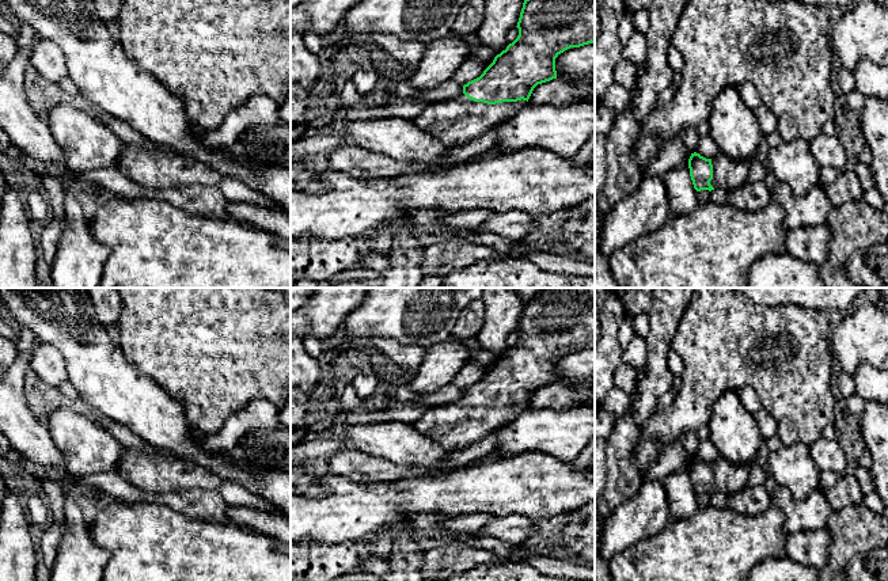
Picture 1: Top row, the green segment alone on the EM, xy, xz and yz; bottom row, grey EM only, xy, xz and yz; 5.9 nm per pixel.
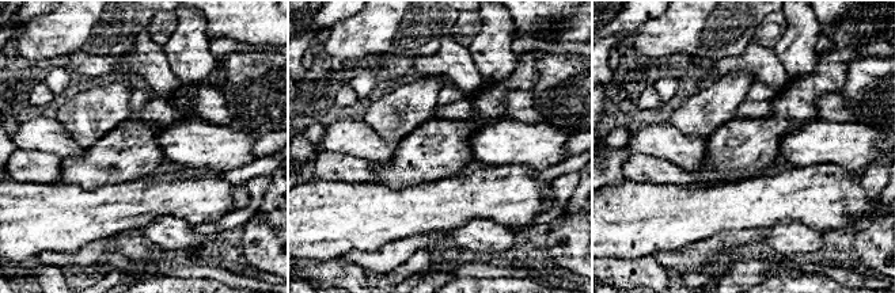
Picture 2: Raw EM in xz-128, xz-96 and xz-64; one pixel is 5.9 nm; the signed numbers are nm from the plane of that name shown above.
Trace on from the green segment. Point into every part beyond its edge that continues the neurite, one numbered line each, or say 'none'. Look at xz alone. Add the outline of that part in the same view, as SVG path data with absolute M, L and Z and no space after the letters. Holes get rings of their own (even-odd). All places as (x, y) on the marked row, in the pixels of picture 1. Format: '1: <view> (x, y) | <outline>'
1: xz (456, 121) | M464 94L444 102L429 103L413 121L414 126L436 137L447 148L462 147L493 129L528 105L527 100L487 105Z

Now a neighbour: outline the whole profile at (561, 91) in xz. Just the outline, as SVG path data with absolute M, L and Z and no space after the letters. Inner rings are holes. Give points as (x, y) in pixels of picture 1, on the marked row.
M557 77L538 84L530 99L530 105L553 105L562 107L570 105L577 98L577 80L574 77Z

